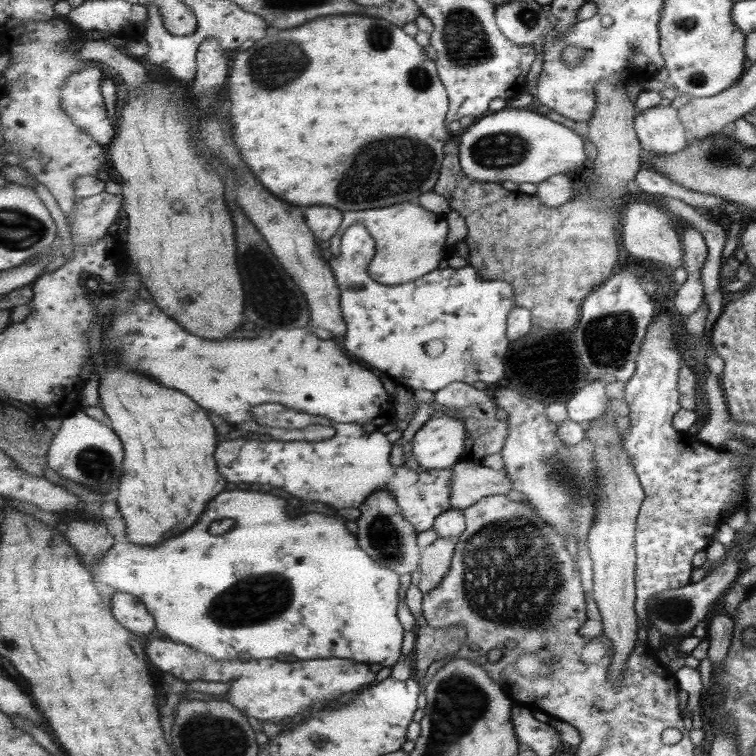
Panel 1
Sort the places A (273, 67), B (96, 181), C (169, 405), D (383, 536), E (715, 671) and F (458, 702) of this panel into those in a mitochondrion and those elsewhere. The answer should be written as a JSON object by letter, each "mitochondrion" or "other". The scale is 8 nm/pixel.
{"A":"mitochondrion","B":"other","C":"other","D":"mitochondrion","E":"other","F":"mitochondrion"}

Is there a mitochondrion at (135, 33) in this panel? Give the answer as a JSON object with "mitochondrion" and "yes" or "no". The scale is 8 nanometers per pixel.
{"mitochondrion":"no"}

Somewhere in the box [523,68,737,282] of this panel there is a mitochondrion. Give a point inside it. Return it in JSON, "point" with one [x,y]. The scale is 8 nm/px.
{"point":[697,79]}

